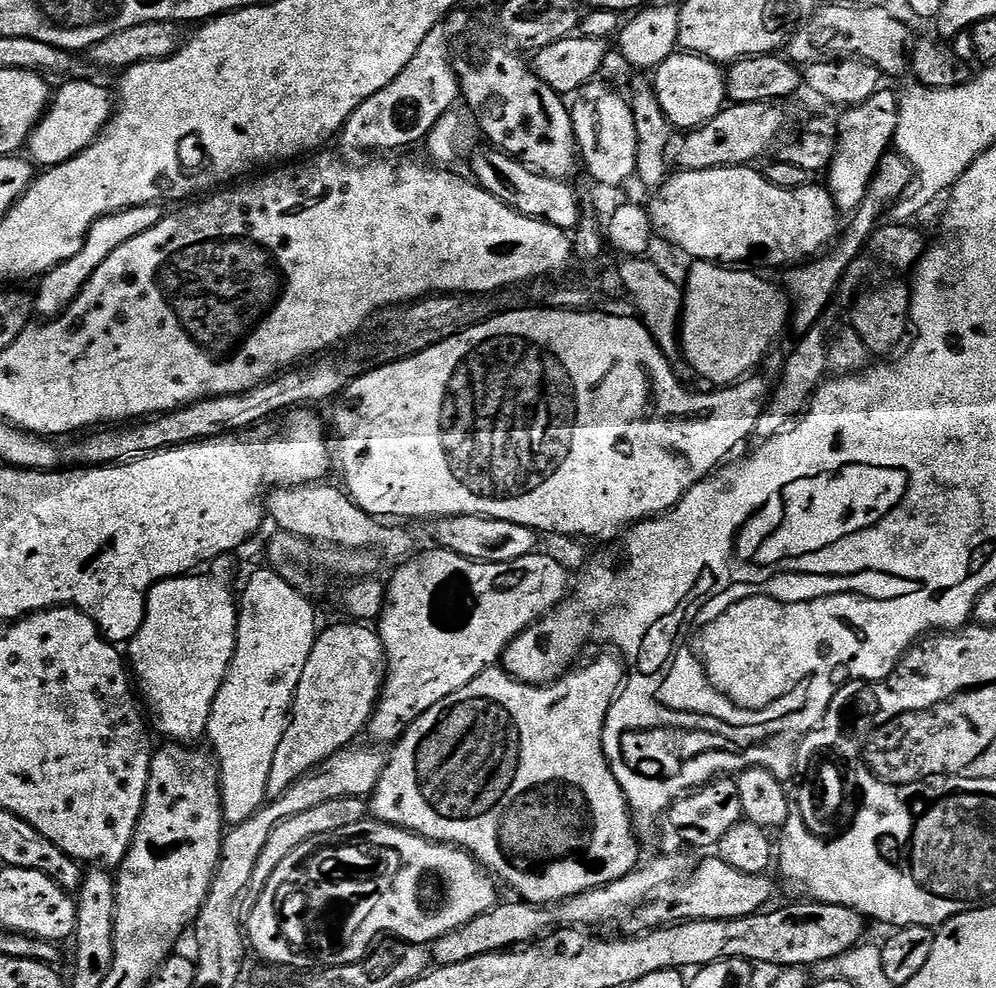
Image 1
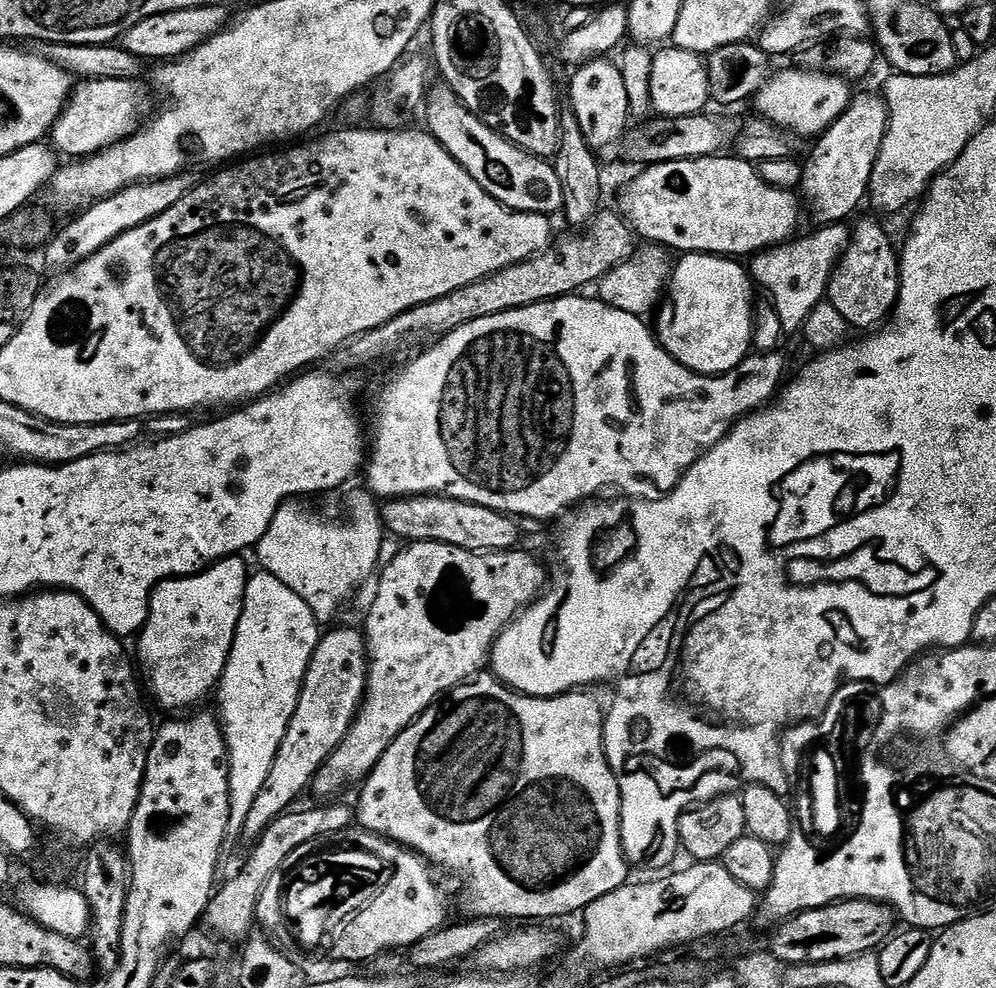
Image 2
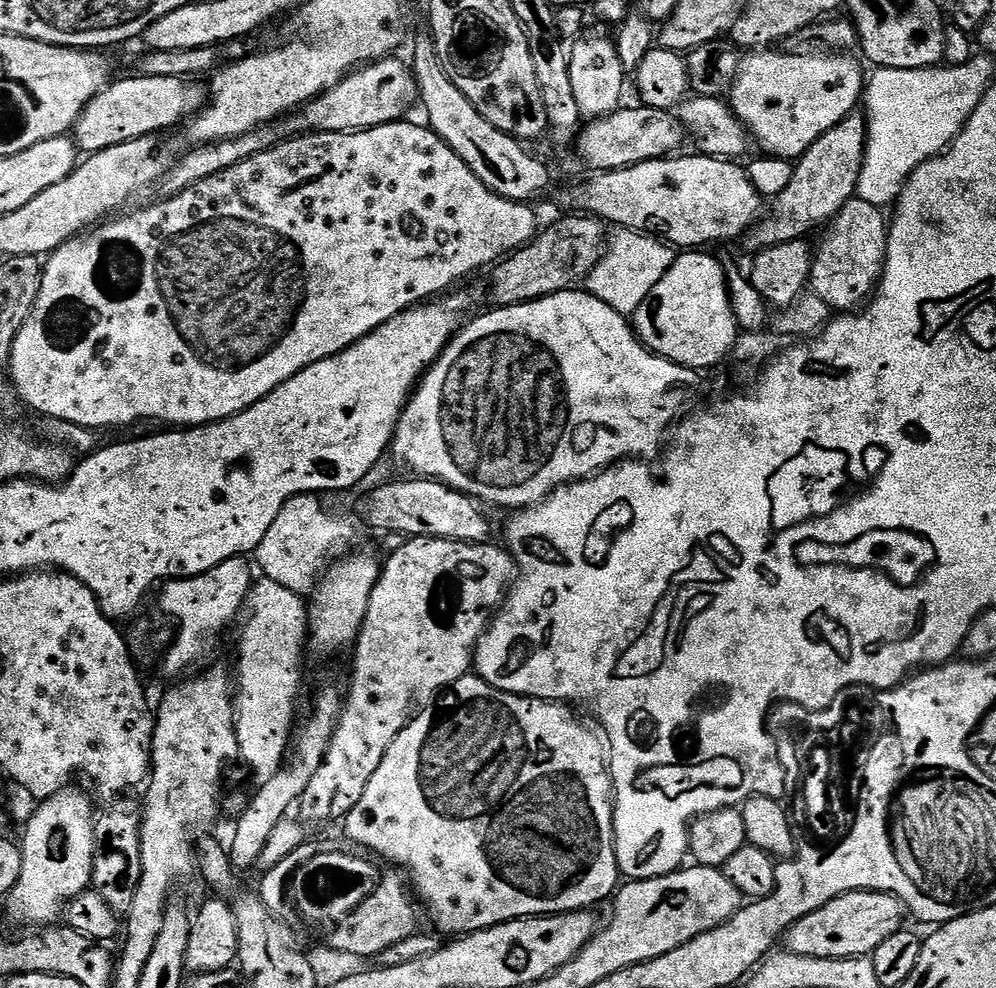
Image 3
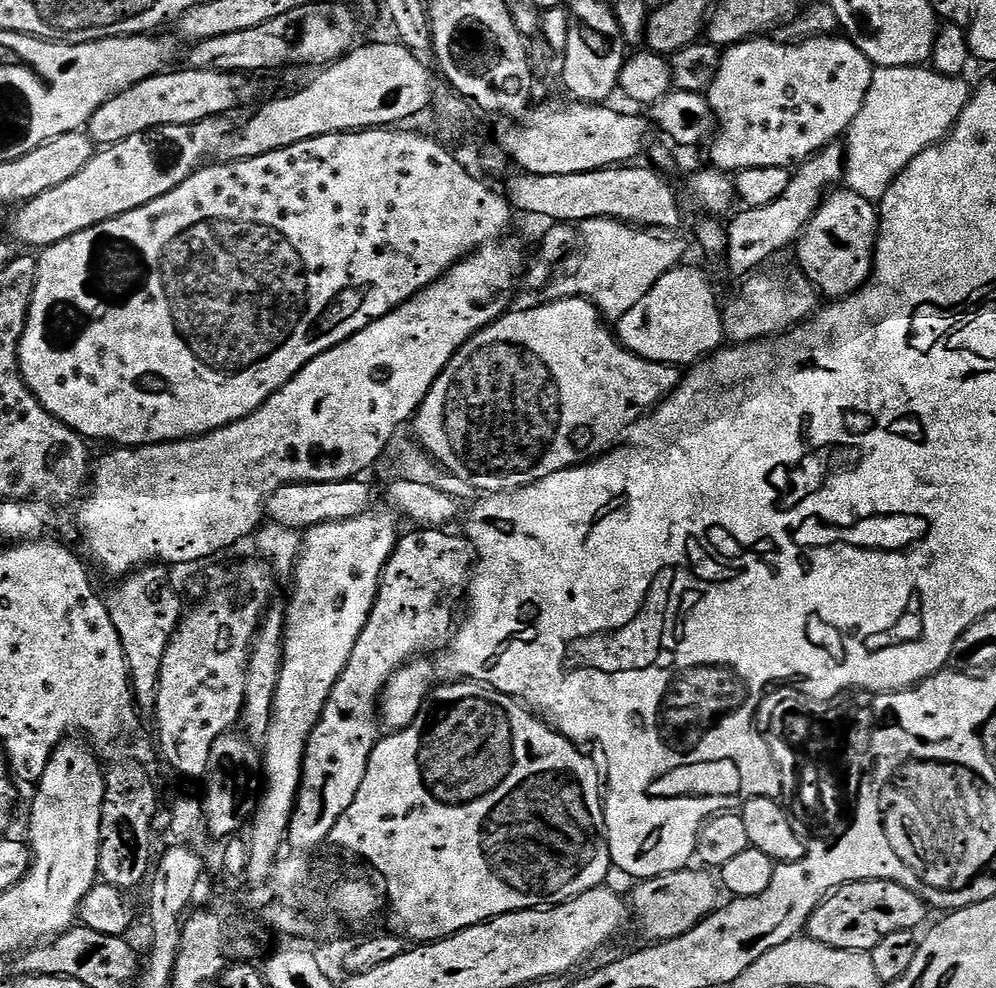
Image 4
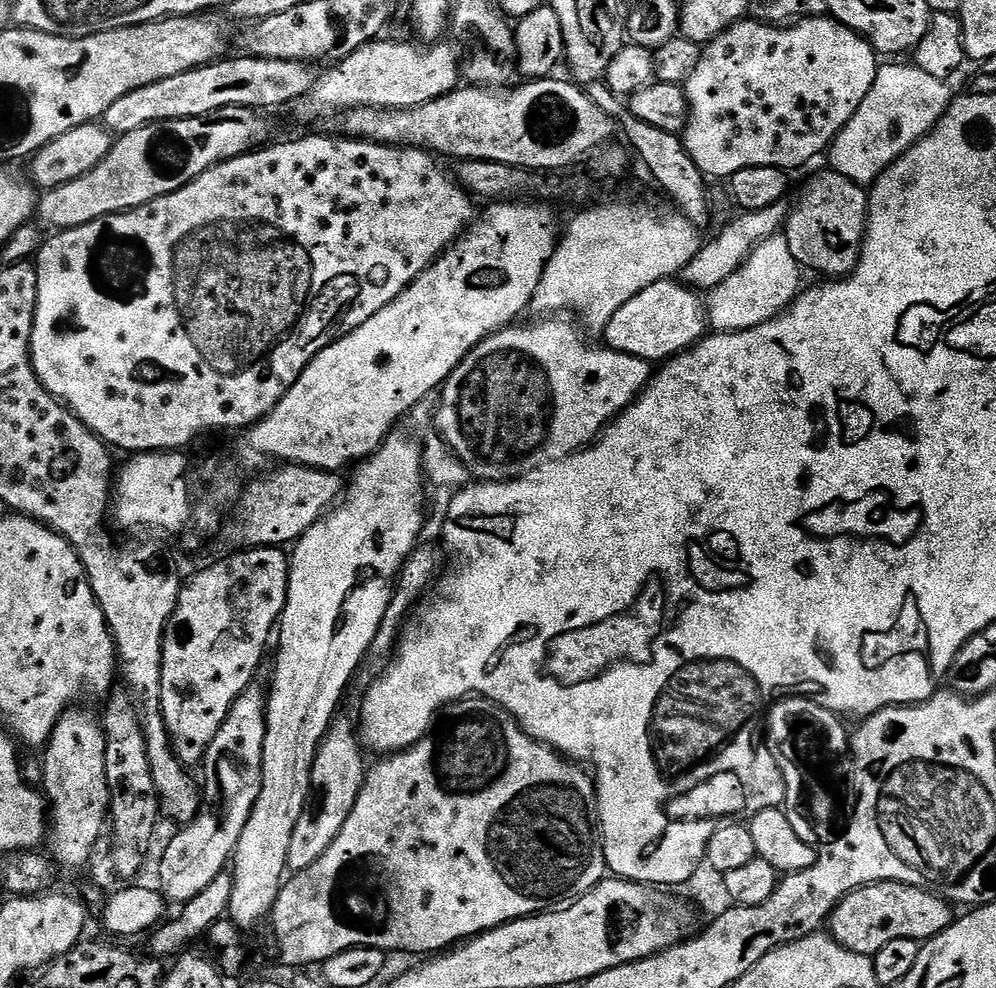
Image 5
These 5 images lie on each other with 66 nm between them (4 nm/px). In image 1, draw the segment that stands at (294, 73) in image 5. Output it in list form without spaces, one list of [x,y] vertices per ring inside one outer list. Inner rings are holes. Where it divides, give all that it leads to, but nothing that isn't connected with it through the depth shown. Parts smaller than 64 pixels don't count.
[[[68,80],[61,84],[64,85],[57,92],[55,89],[48,111],[36,124],[26,145],[33,165],[44,170],[57,168],[86,151],[103,132],[114,111],[113,93],[105,85],[93,84],[90,80]]]

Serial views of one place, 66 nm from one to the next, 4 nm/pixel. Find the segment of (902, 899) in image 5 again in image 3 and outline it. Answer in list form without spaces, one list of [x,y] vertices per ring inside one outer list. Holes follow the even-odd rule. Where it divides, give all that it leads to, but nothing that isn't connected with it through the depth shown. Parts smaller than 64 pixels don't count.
[[[847,892],[814,910],[814,914],[806,914],[806,918],[798,918],[794,926],[790,926],[786,933],[787,951],[805,956],[806,958],[834,958],[845,960],[846,958],[858,958],[859,956],[871,956],[875,948],[882,945],[886,938],[890,938],[900,929],[905,927],[904,916],[906,909],[904,903],[889,892]]]

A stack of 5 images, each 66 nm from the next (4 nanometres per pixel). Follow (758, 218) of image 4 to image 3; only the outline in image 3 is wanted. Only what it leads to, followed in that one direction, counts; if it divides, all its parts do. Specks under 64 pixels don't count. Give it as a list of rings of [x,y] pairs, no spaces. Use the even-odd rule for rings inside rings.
[[[863,115],[847,116],[838,126],[834,126],[810,150],[801,154],[795,161],[793,177],[790,184],[775,197],[776,209],[772,217],[761,219],[747,233],[746,241],[753,250],[776,247],[782,243],[792,243],[803,240],[816,227],[827,225],[846,206],[848,201],[856,196],[858,174],[864,161],[864,147],[868,141],[868,130]]]

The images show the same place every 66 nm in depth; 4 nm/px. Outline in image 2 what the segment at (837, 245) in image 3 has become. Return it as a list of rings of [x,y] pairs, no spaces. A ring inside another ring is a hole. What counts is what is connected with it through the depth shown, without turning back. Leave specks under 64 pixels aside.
[[[860,220],[851,229],[852,238],[848,244],[848,248],[844,250],[843,255],[840,258],[839,264],[832,272],[832,279],[828,283],[827,297],[826,300],[834,306],[834,309],[838,310],[839,314],[842,314],[842,318],[845,319],[848,325],[853,329],[856,328],[868,328],[864,330],[876,330],[881,327],[893,315],[896,300],[900,296],[900,261],[898,259],[897,249],[892,249],[892,240],[884,233],[884,228],[876,220]]]

